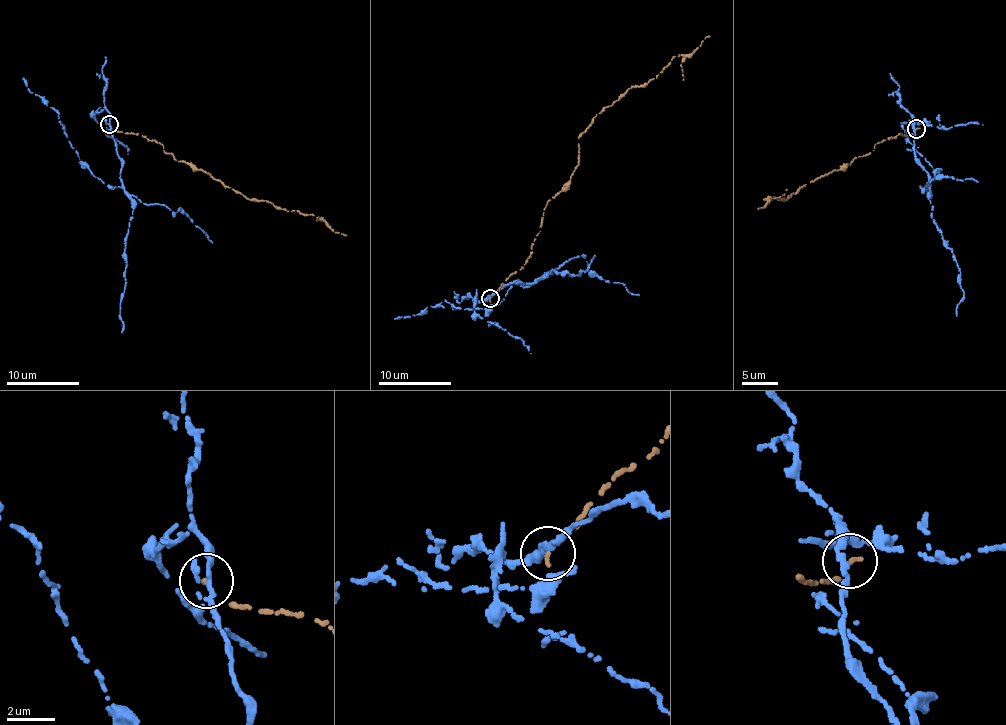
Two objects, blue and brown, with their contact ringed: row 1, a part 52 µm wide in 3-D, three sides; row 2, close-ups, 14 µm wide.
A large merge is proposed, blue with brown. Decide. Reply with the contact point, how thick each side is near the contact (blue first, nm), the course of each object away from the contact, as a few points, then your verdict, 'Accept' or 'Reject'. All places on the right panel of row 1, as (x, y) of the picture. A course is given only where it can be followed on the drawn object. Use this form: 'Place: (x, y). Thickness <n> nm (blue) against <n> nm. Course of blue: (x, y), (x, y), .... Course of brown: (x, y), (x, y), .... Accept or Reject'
Place: (916, 129). Thickness 220 nm (blue) against 140 nm. Course of blue: (916, 130), (916, 163), (928, 174), (927, 187), (935, 179), (935, 171), (924, 158), (909, 150), (902, 122). Course of brown: (916, 128), (908, 135), (874, 144), (785, 200), (766, 198), (767, 205), (758, 208). Reject

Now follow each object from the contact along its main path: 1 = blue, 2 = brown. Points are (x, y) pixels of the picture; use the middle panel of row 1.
1: (491, 297), (517, 280), (529, 284), (511, 286), (502, 300), (489, 307), (464, 309), (445, 302), (395, 319)
2: (490, 298), (530, 257), (547, 203), (573, 175), (580, 134), (593, 118), (710, 35)

